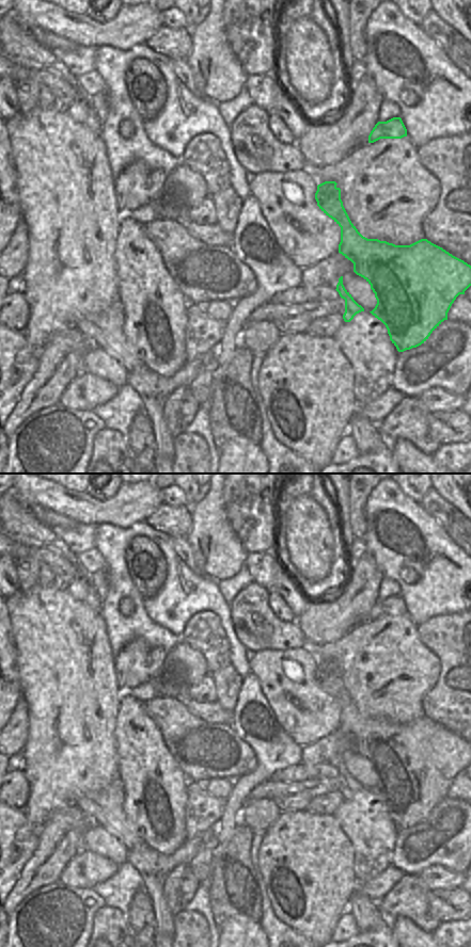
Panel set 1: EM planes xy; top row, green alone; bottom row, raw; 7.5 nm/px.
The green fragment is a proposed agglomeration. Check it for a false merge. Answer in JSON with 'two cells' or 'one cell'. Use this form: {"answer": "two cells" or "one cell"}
{"answer": "one cell"}

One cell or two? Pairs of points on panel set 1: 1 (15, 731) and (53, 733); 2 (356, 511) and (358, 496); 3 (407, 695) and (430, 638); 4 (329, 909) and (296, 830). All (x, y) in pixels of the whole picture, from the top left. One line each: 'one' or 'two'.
1: two
2: one
3: two
4: one

